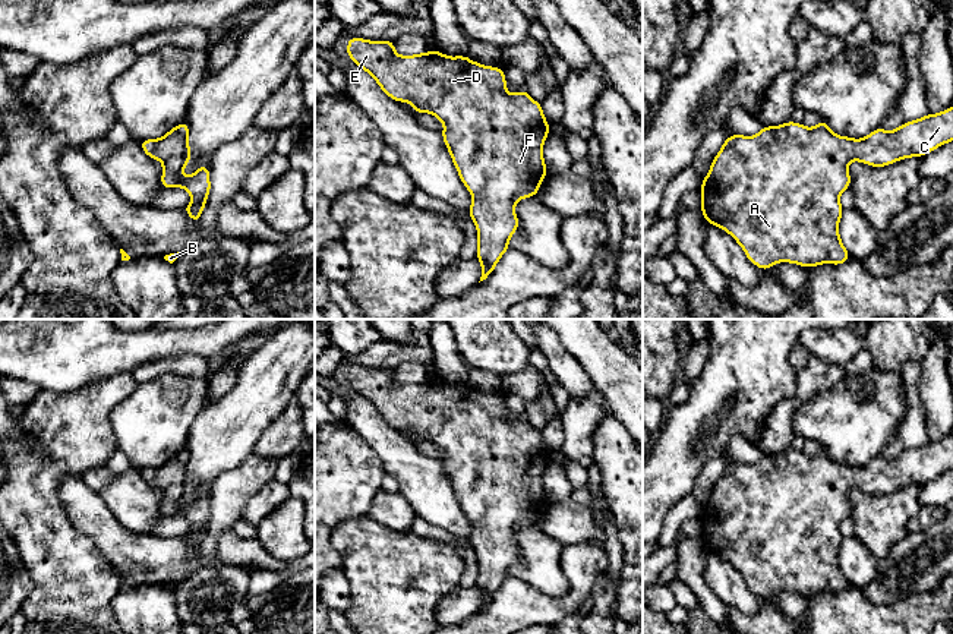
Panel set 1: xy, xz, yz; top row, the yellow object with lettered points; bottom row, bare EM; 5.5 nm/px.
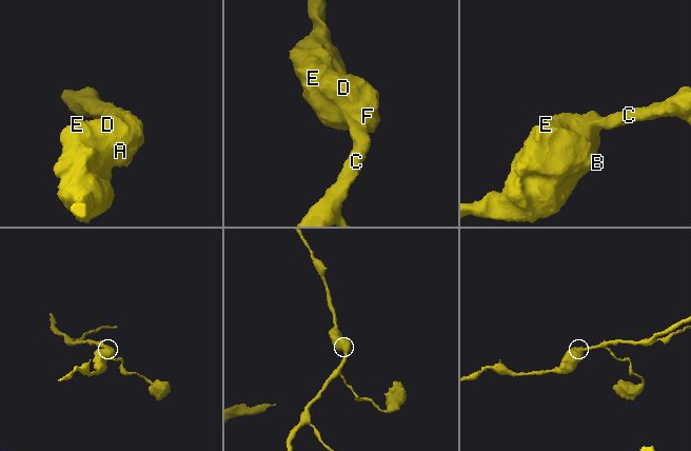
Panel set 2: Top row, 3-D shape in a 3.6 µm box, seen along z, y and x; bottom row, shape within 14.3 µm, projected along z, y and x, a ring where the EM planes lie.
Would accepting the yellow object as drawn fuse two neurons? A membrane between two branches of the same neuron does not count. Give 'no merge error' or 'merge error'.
no merge error

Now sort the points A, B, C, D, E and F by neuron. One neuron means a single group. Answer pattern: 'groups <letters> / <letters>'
groups A B C D E F

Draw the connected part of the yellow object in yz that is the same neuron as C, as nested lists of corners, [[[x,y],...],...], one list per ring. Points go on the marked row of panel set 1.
[[[953,105],[890,132],[877,127],[862,139],[839,136],[824,120],[811,129],[786,122],[763,126],[755,136],[735,133],[726,138],[701,183],[701,212],[709,224],[729,233],[750,262],[764,271],[777,262],[805,268],[840,265],[851,258],[837,231],[845,211],[839,198],[851,187],[848,164],[856,160],[886,167],[899,160],[924,157],[952,141]]]

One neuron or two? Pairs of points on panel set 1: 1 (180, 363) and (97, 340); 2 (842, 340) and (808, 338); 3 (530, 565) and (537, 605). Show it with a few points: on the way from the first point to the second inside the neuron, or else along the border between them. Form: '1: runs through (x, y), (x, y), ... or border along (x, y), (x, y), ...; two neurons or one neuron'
1: border along (196, 355), (148, 360), (131, 372); two neurons
2: runs through (833, 340), (817, 340); one neuron
3: border along (510, 576), (548, 596), (562, 596), (570, 589); two neurons

